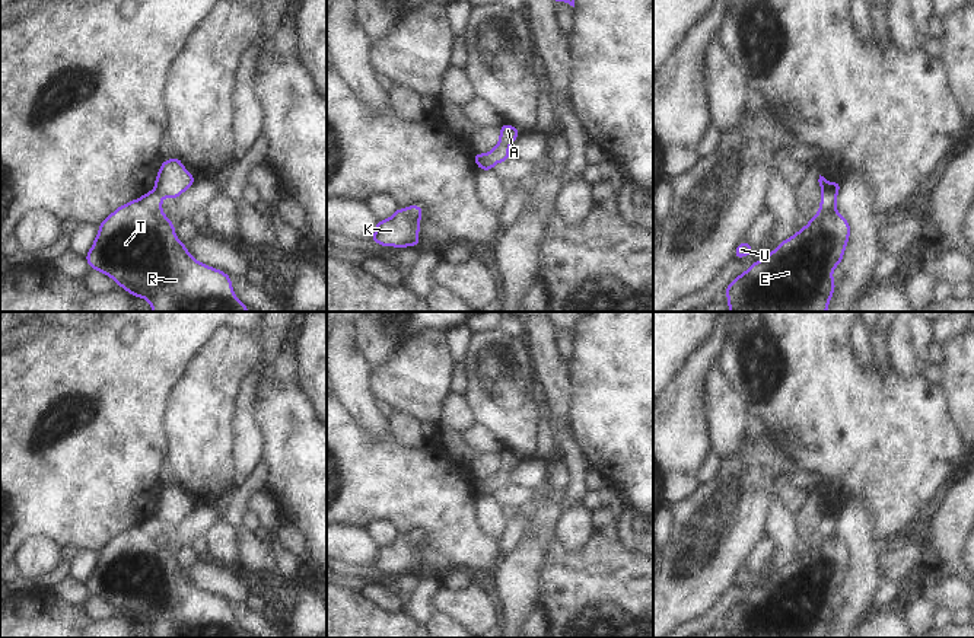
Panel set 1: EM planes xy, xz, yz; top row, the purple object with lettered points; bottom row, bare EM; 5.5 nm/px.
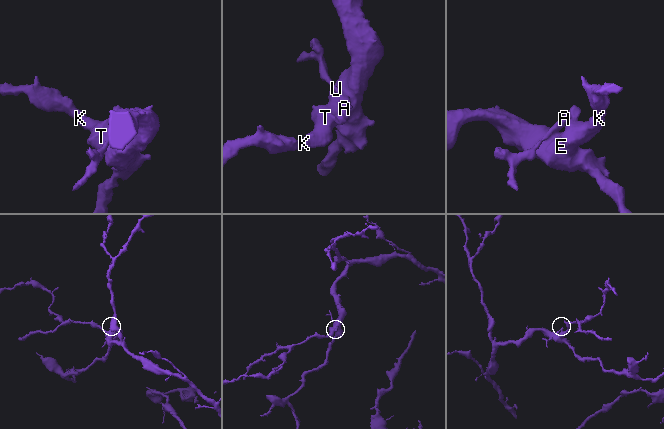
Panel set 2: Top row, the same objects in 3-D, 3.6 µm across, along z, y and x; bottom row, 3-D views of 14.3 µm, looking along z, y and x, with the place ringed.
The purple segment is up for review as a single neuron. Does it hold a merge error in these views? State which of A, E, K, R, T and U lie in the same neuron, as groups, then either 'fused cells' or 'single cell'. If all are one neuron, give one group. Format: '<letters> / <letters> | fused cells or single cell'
A U / E K R T | fused cells

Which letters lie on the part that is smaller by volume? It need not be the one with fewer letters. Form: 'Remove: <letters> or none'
Remove: A, U

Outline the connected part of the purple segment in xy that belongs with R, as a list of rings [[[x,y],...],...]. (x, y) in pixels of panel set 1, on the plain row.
[[[150,517],[111,539],[85,583],[89,594],[111,603],[136,625],[144,623],[153,638],[248,638],[233,619],[232,604],[198,588],[178,567],[175,551],[162,537],[162,526],[163,521]]]

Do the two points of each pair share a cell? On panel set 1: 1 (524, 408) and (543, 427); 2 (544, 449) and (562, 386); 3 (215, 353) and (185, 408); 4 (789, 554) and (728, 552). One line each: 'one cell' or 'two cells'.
1: two cells
2: two cells
3: one cell
4: two cells

